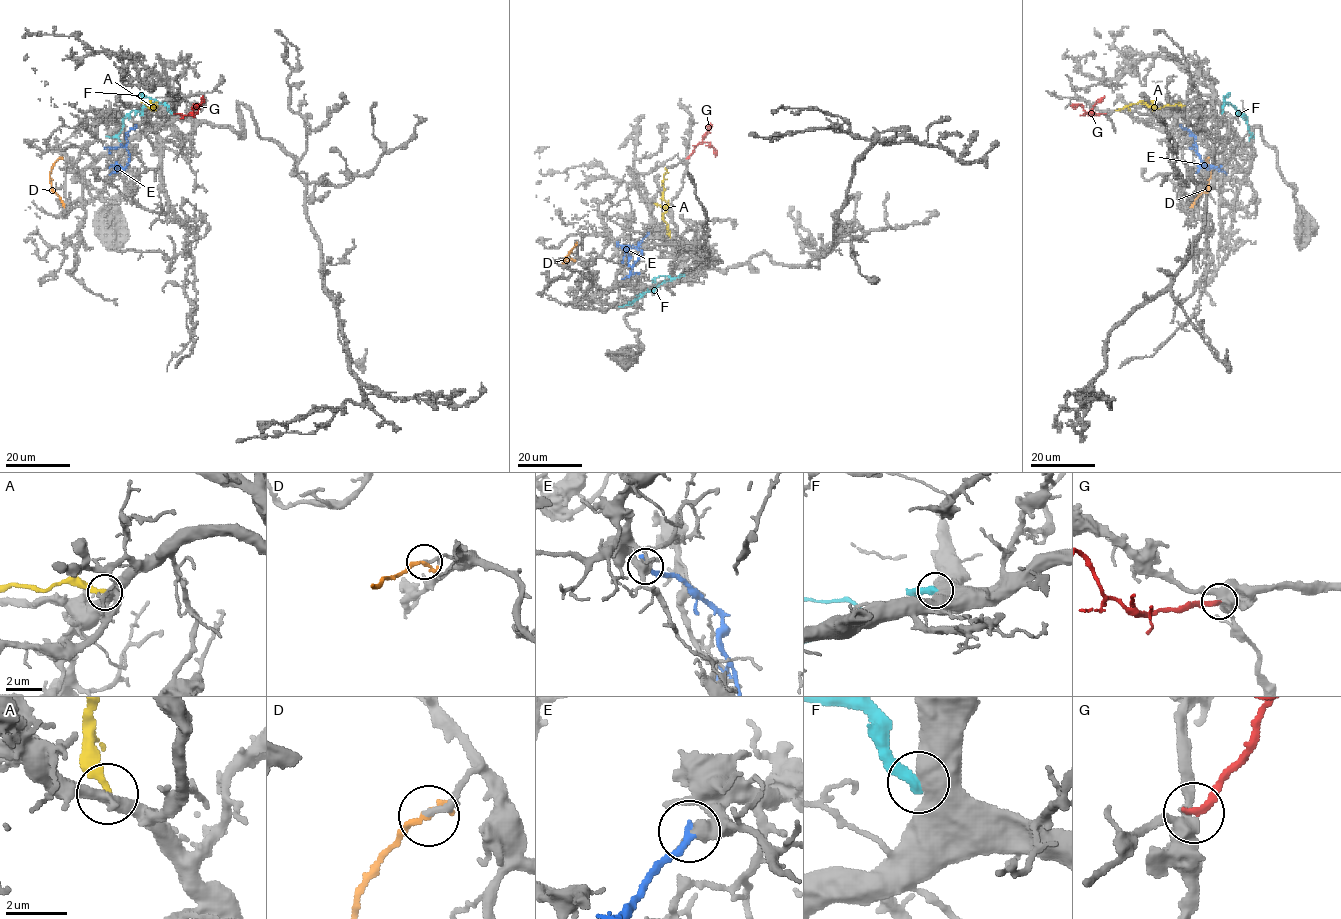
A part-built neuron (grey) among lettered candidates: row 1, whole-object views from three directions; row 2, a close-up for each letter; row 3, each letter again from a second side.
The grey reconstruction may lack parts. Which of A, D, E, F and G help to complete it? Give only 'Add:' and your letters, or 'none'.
Add: none

